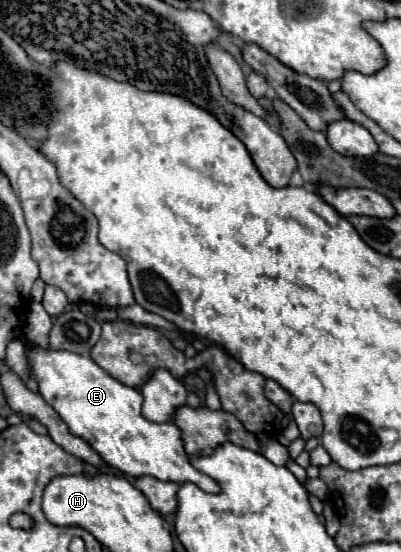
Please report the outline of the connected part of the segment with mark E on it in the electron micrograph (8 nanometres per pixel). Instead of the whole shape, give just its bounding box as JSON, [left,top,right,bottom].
[25,346,219,492]

